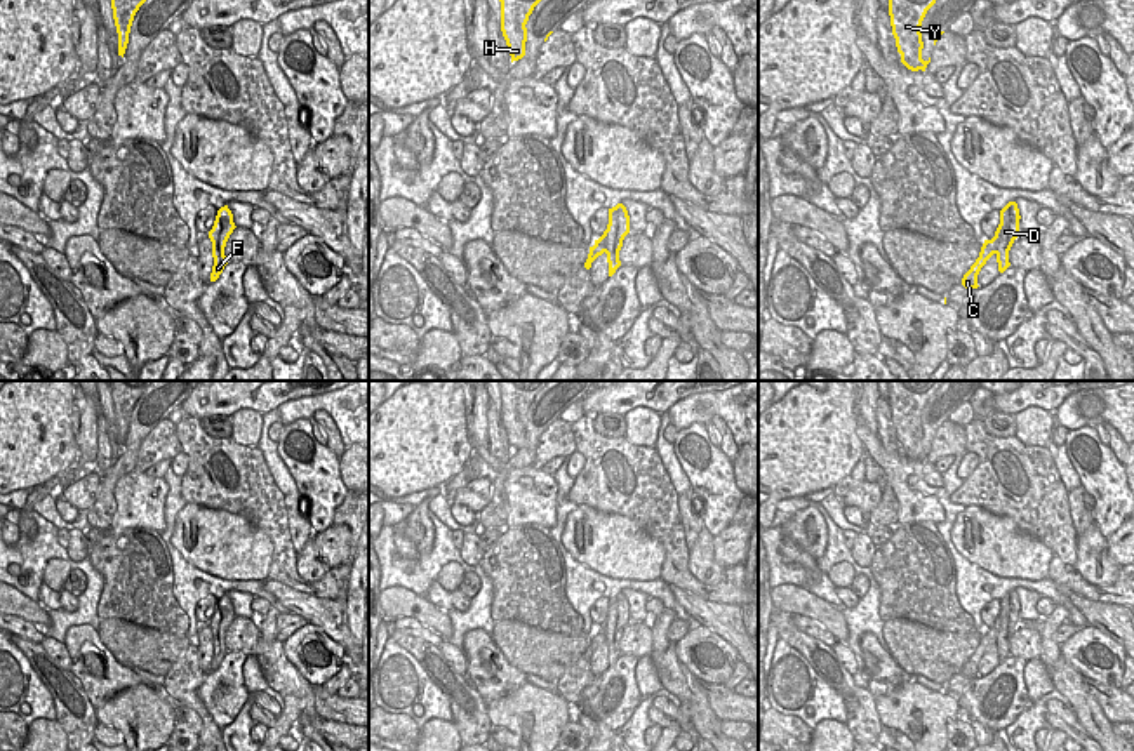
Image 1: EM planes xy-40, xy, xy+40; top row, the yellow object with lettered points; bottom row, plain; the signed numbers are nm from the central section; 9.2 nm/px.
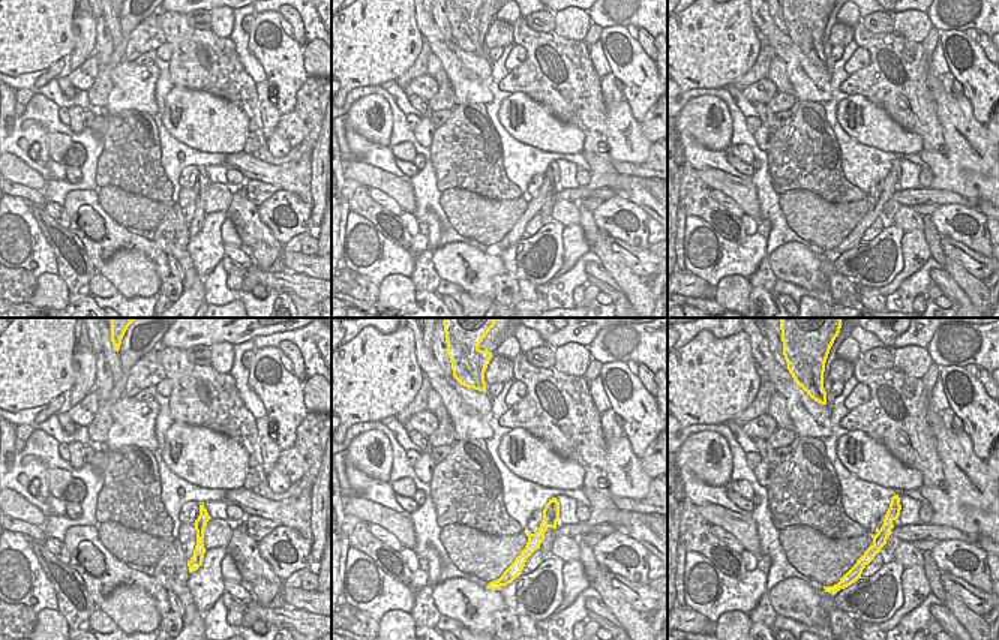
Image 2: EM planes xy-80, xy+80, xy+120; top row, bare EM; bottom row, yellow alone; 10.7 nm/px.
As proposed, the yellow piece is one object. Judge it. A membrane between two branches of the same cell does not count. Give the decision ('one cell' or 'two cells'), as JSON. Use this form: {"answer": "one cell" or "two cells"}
{"answer": "two cells"}

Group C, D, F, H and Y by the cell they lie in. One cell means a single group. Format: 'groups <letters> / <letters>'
groups C / D F H Y

